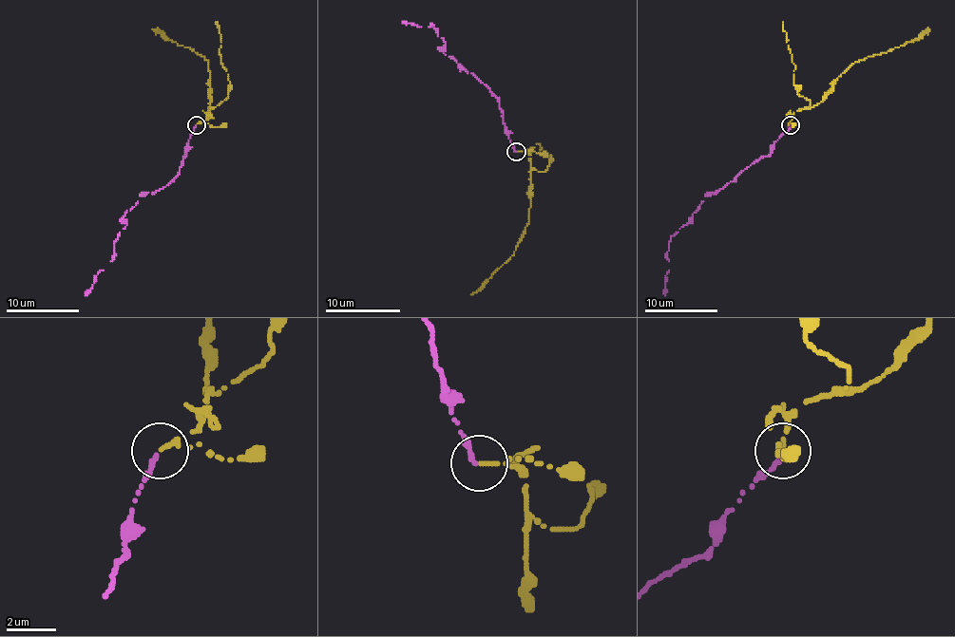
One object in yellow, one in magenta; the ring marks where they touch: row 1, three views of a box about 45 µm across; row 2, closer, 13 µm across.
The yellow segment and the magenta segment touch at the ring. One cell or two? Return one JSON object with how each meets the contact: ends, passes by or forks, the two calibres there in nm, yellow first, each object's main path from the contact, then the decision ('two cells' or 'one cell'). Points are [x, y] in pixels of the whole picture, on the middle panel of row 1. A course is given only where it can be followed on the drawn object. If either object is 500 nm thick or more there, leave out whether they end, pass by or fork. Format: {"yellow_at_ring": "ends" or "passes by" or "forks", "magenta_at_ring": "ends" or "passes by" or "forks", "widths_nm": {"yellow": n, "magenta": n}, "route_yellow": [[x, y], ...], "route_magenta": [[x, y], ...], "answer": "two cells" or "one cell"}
{"yellow_at_ring": "ends", "magenta_at_ring": "ends", "widths_nm": {"yellow": 200, "magenta": 200}, "route_yellow": [[516, 151], [530, 155], [528, 218], [514, 253], [471, 294]], "route_magenta": [[516, 151], [499, 101], [482, 83], [443, 52], [445, 44], [435, 28], [402, 23]], "answer": "one cell"}

